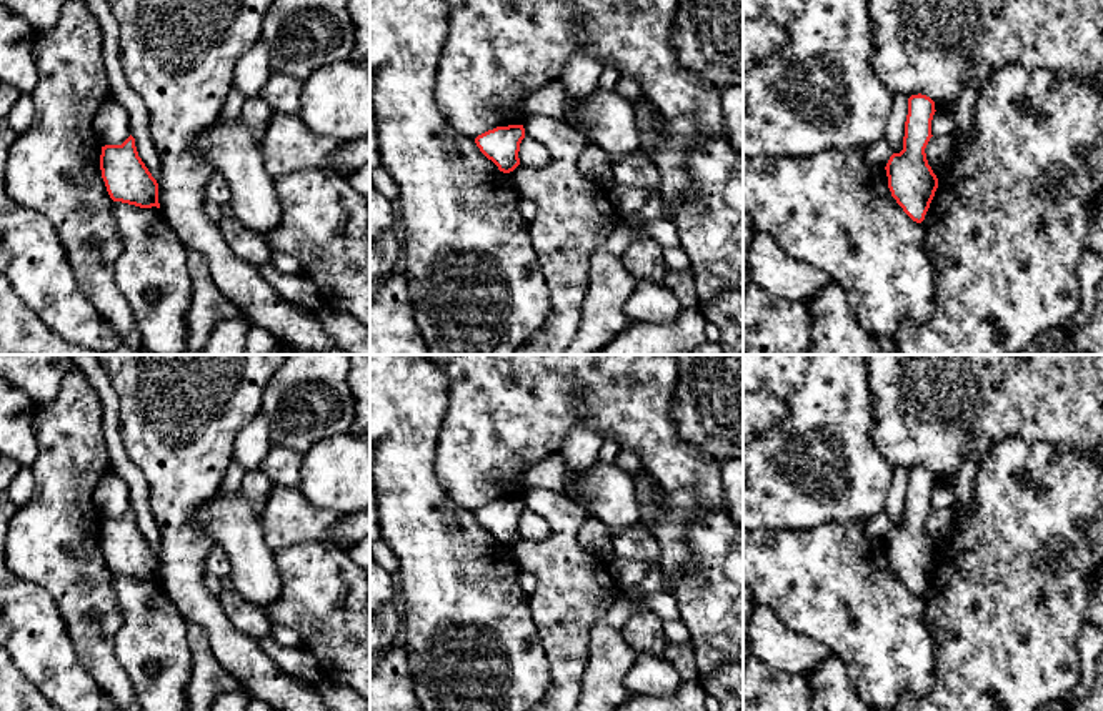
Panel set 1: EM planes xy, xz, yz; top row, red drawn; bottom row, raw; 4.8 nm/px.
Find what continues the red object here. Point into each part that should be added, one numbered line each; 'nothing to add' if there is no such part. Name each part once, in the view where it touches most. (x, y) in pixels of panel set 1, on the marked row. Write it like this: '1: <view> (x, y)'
nothing to add

